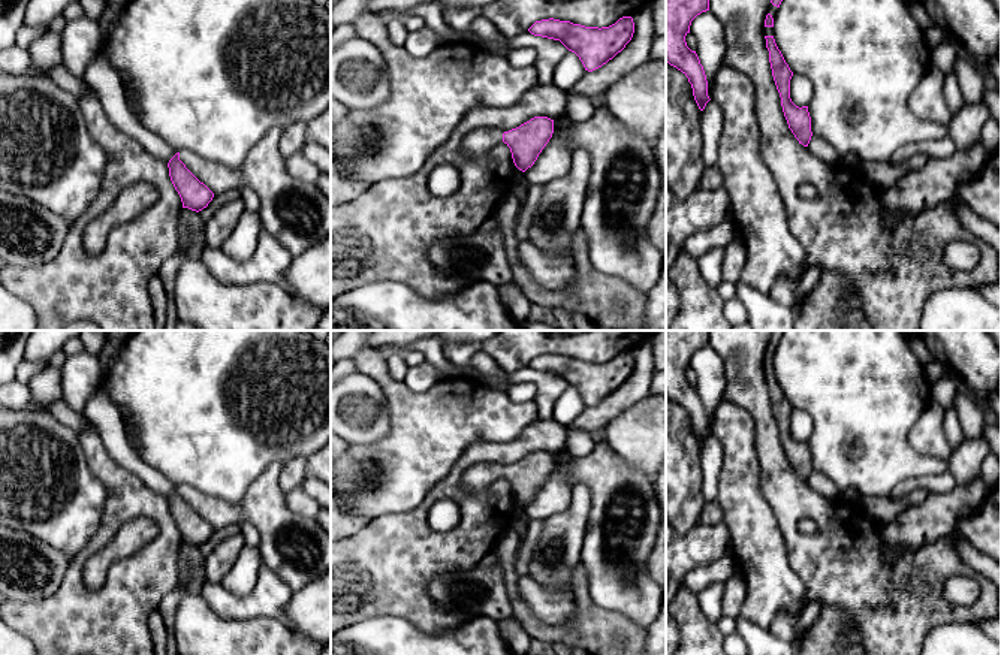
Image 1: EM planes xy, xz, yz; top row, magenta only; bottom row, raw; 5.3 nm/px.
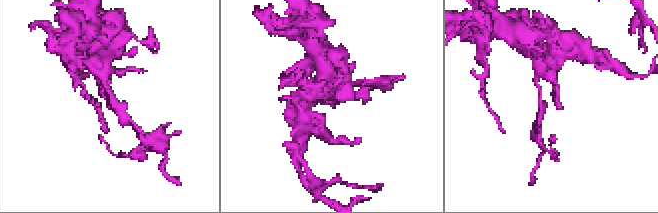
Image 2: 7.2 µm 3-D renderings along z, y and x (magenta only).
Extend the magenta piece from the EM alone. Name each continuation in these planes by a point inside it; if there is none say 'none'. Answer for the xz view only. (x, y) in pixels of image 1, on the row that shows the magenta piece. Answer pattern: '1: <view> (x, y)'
1: xz (476, 144)

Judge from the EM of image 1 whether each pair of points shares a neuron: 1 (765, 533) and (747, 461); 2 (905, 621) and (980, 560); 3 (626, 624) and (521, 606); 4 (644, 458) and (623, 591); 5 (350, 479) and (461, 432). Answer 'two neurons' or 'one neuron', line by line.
1: one neuron
2: two neurons
3: one neuron
4: two neurons
5: one neuron

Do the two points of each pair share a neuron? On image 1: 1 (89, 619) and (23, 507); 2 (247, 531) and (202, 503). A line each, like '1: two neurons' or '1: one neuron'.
1: two neurons
2: two neurons

